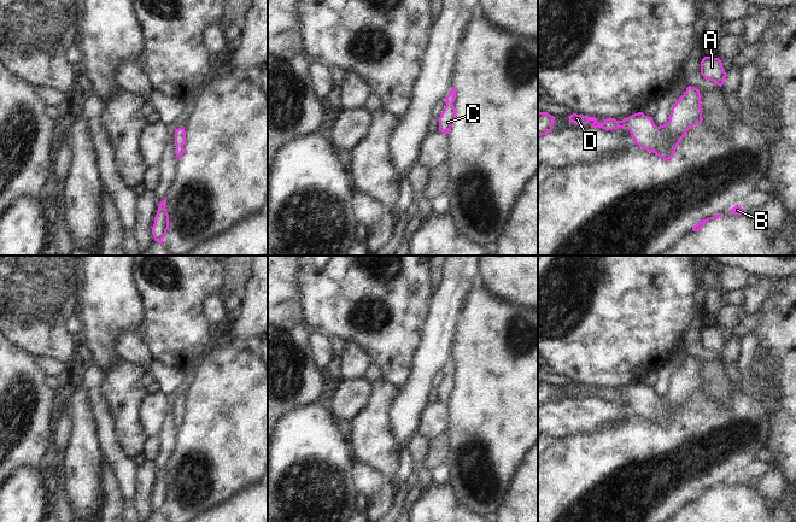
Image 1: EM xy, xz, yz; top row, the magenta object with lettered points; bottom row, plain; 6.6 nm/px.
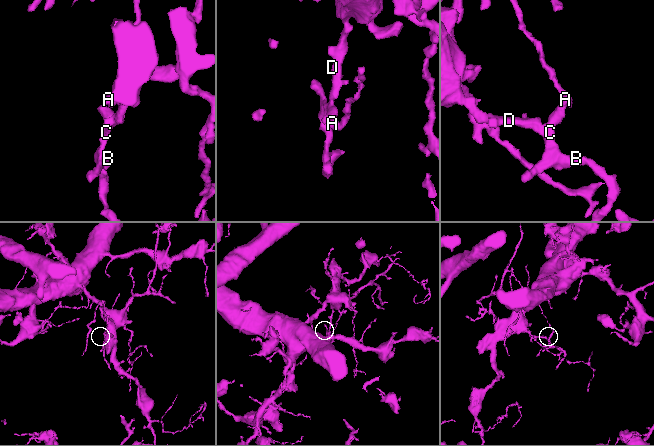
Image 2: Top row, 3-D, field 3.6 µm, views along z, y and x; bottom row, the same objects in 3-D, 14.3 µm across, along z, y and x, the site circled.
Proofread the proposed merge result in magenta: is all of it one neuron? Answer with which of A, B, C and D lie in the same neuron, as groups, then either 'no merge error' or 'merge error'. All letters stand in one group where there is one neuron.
A B C D; no merge error

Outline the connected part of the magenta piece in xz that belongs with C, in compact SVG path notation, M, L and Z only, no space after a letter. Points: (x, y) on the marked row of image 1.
M452 87L451 92L446 96L446 106L444 107L441 116L439 117L439 131L449 134L453 122L456 119L456 108L453 102L456 100L456 88Z

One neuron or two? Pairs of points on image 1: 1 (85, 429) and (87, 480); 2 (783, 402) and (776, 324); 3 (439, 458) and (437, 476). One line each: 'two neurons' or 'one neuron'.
1: one neuron
2: one neuron
3: two neurons

